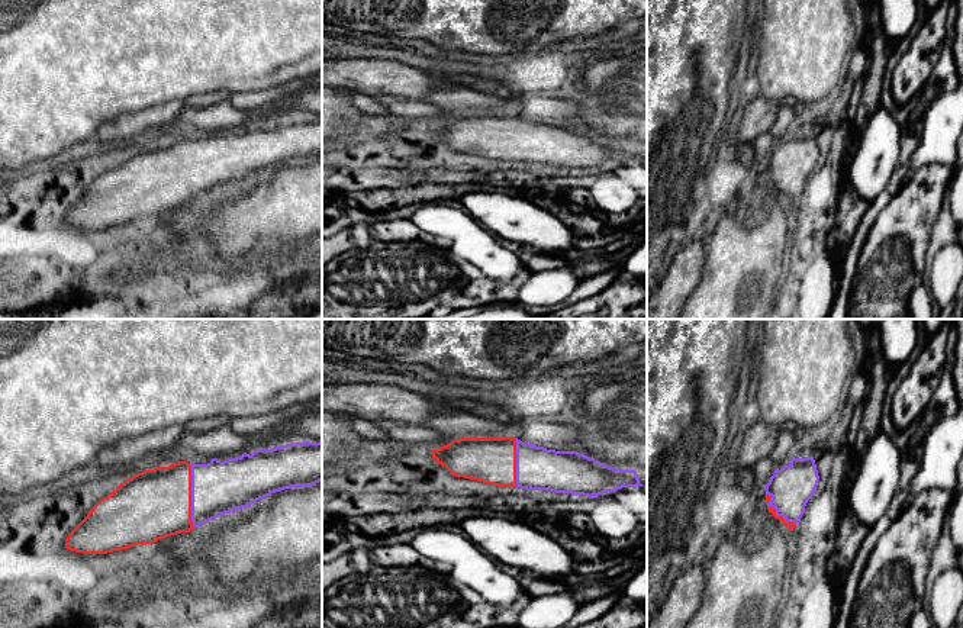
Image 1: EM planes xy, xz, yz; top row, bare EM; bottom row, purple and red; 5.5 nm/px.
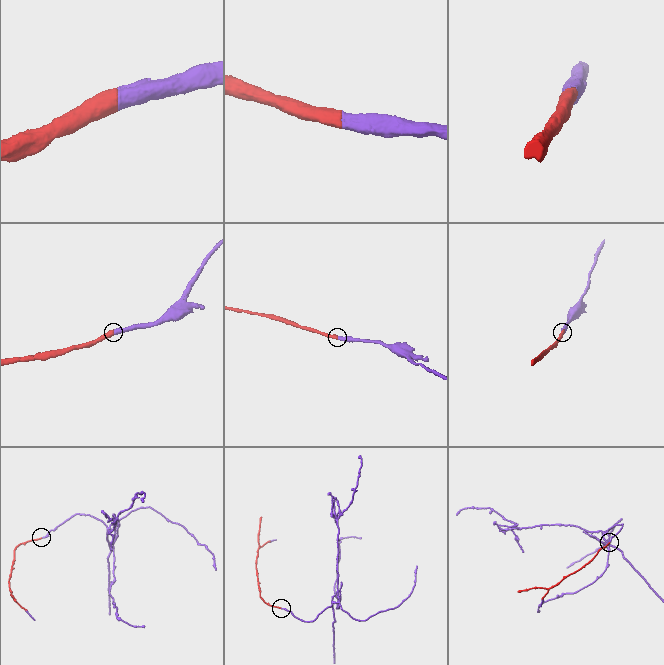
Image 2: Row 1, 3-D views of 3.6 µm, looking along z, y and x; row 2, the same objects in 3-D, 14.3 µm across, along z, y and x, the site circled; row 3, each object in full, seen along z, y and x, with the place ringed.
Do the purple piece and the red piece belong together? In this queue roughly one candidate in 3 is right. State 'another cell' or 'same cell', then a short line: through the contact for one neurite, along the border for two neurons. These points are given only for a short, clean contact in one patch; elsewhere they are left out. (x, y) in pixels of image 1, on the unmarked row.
same cell

